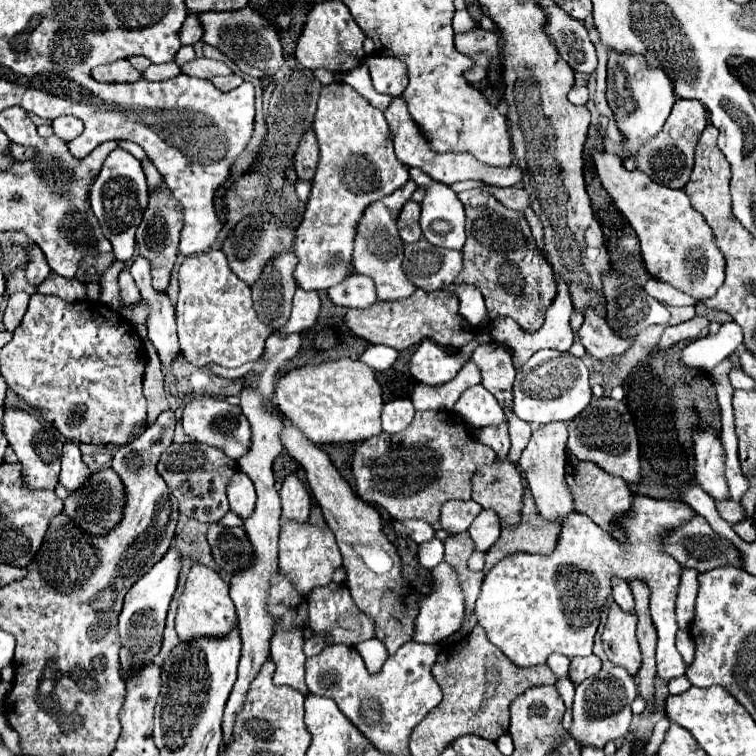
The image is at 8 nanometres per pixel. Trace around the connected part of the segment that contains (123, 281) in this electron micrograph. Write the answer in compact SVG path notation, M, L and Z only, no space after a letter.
M123 269L119 273L118 283L121 285L121 297L123 297L123 307L129 307L133 303L137 303L137 299L141 297L137 291L137 283L133 283L133 277L129 275L127 269Z

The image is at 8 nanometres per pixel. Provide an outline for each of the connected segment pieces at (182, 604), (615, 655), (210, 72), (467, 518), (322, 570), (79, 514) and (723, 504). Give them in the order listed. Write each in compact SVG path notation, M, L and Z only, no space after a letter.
M193 565L187 581L185 591L179 599L179 609L175 617L175 629L181 641L199 639L199 637L215 637L221 639L221 635L227 635L237 627L237 611L229 597L229 583L215 571L211 571L205 565Z
M611 603L609 619L603 631L603 649L613 665L625 667L629 675L637 675L641 667L641 651L635 639L637 617L621 611L617 603Z
M193 59L191 63L183 65L181 67L183 73L187 75L193 75L193 77L203 77L203 79L209 79L209 77L215 77L215 75L231 75L233 71L221 63L221 61L209 61L209 59Z
M447 501L441 507L441 529L447 533L463 533L469 529L481 507L473 501Z
M285 523L279 535L279 571L289 577L293 587L301 597L305 597L313 587L329 585L333 573L341 567L341 553L330 529L315 527L309 523Z
M99 469L89 477L89 483L85 483L85 487L79 487L77 491L71 491L67 495L63 513L89 535L107 535L121 521L123 509L125 509L125 485L121 483L121 477L113 469Z
M733 499L719 501L717 503L717 511L729 523L737 523L737 521L743 521L747 517L745 515L745 509L741 509L741 503L739 501L733 501Z

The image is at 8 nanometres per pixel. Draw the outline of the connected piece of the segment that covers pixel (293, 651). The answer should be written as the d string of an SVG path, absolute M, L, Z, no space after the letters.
M275 631L271 639L271 659L277 665L273 683L289 685L307 695L303 645L303 631Z

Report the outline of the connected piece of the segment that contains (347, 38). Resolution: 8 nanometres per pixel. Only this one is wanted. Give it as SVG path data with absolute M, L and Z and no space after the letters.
M317 3L309 15L307 23L303 25L301 37L297 41L295 59L307 69L329 69L333 73L347 73L363 63L365 33L353 23L349 9L343 3Z

